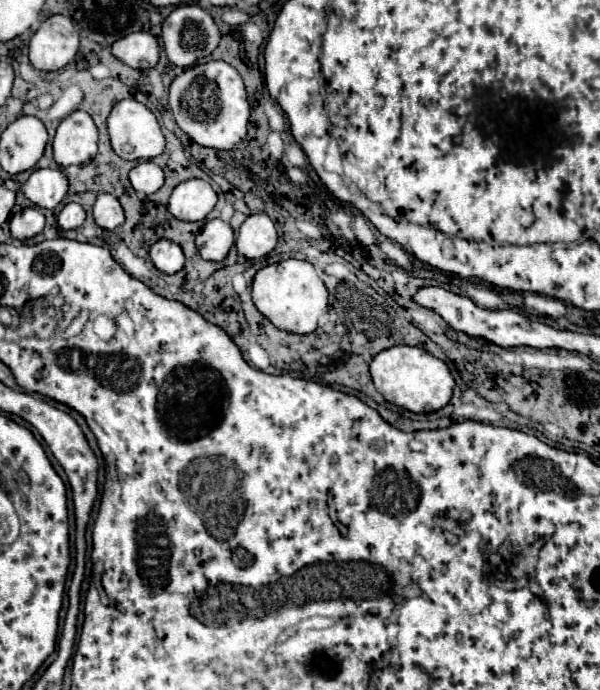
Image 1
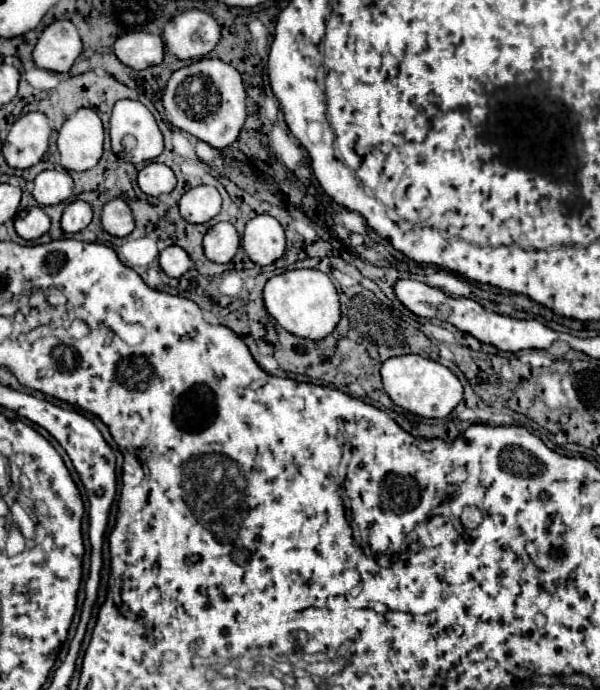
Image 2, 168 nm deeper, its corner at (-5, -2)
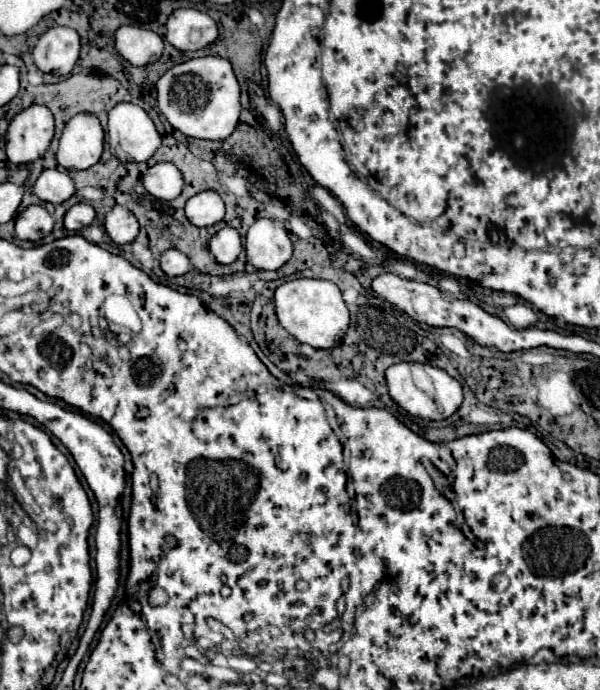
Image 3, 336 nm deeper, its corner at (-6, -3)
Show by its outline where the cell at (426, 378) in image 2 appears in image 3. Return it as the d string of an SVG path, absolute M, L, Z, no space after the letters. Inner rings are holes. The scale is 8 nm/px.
M398 362L386 370L388 392L392 400L402 406L408 414L426 418L426 420L446 420L450 418L462 404L462 386L452 376L448 376L442 368L420 364L420 362Z

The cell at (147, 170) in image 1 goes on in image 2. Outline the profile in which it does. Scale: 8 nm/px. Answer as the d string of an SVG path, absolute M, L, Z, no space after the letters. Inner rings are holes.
M149 163L147 167L143 167L139 171L137 183L145 195L159 197L163 193L171 193L177 185L177 179L175 179L175 173L167 165Z

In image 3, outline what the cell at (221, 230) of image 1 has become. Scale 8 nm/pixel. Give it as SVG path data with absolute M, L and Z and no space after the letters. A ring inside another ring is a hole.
M230 226L222 228L220 232L216 232L208 246L210 246L212 256L220 264L232 264L238 258L238 254L242 252L240 234L238 234L236 228L230 228Z

